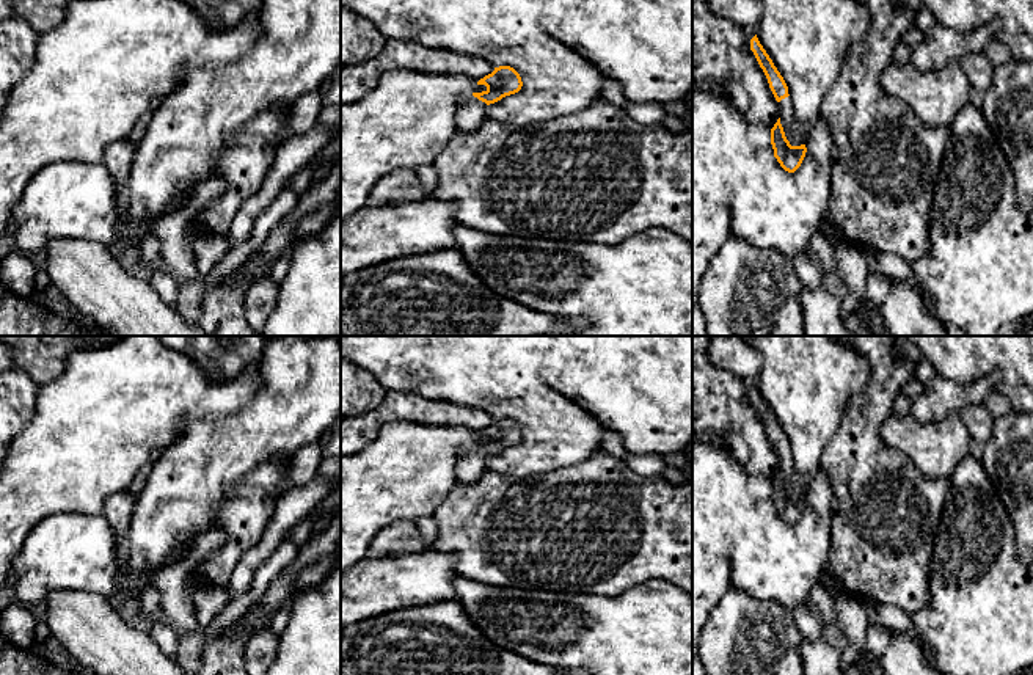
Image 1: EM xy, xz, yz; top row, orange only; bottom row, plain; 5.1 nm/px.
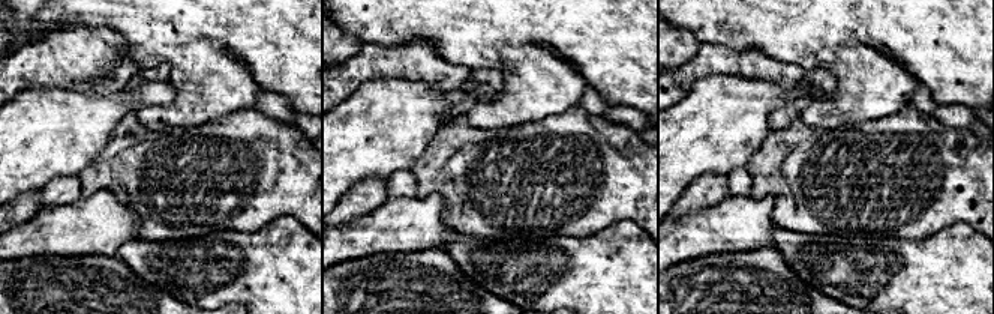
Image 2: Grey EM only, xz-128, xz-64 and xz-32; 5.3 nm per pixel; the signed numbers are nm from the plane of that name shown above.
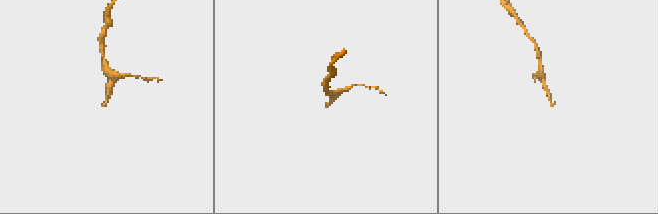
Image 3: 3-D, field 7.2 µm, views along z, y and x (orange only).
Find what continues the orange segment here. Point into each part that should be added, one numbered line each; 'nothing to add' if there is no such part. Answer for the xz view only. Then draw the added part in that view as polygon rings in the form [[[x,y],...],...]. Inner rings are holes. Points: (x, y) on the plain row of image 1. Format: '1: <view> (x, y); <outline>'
1: xz (471, 465); [[[471,447],[457,462],[457,482],[473,483],[487,471],[487,455]]]

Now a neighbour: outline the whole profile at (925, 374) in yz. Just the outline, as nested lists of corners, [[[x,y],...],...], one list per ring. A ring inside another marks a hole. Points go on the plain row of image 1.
[[[922,358],[915,363],[915,380],[918,380],[923,386],[929,386],[936,377],[936,370],[928,359]]]

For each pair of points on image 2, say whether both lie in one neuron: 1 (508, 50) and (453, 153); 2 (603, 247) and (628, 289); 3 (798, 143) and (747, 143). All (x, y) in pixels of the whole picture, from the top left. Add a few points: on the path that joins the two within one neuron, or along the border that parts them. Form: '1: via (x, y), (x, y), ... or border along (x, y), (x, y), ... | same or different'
1: border along (465, 114), (476, 126), (504, 128) | different
2: via (613, 257), (619, 263), (619, 278) | same
3: border along (772, 131), (745, 167) | different

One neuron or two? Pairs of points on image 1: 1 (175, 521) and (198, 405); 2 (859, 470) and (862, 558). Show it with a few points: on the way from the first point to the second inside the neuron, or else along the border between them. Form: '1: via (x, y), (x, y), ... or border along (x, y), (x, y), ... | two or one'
1: border along (231, 415), (192, 419), (186, 429) | two
2: via (862, 492), (862, 536) | one

